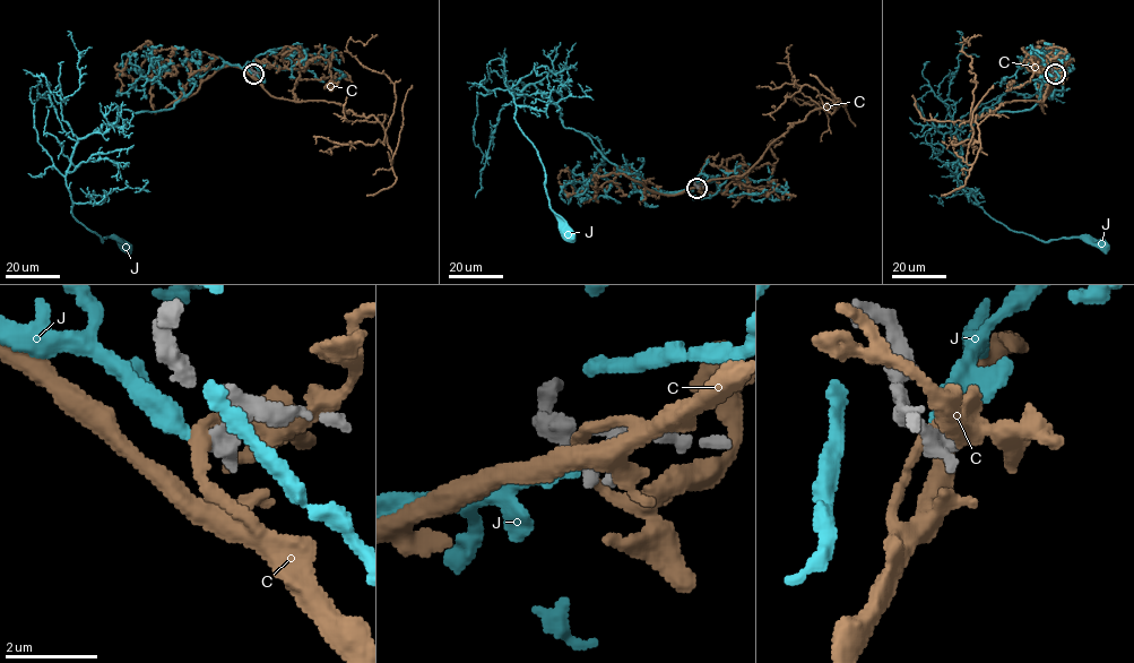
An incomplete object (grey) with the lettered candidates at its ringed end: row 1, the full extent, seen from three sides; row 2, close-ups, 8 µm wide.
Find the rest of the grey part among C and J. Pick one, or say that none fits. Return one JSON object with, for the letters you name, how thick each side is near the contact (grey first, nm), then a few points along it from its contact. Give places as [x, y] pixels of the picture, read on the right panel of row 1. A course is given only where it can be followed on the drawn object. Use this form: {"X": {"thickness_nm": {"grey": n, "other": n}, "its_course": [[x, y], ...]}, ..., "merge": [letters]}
{"J": {"thickness_nm": {"grey": 480, "other": 400}, "its_course": [[1054, 74], [1031, 109], [984, 108], [951, 135], [961, 144], [958, 181], [1011, 230], [1102, 246]]}, "merge": ["J"]}

